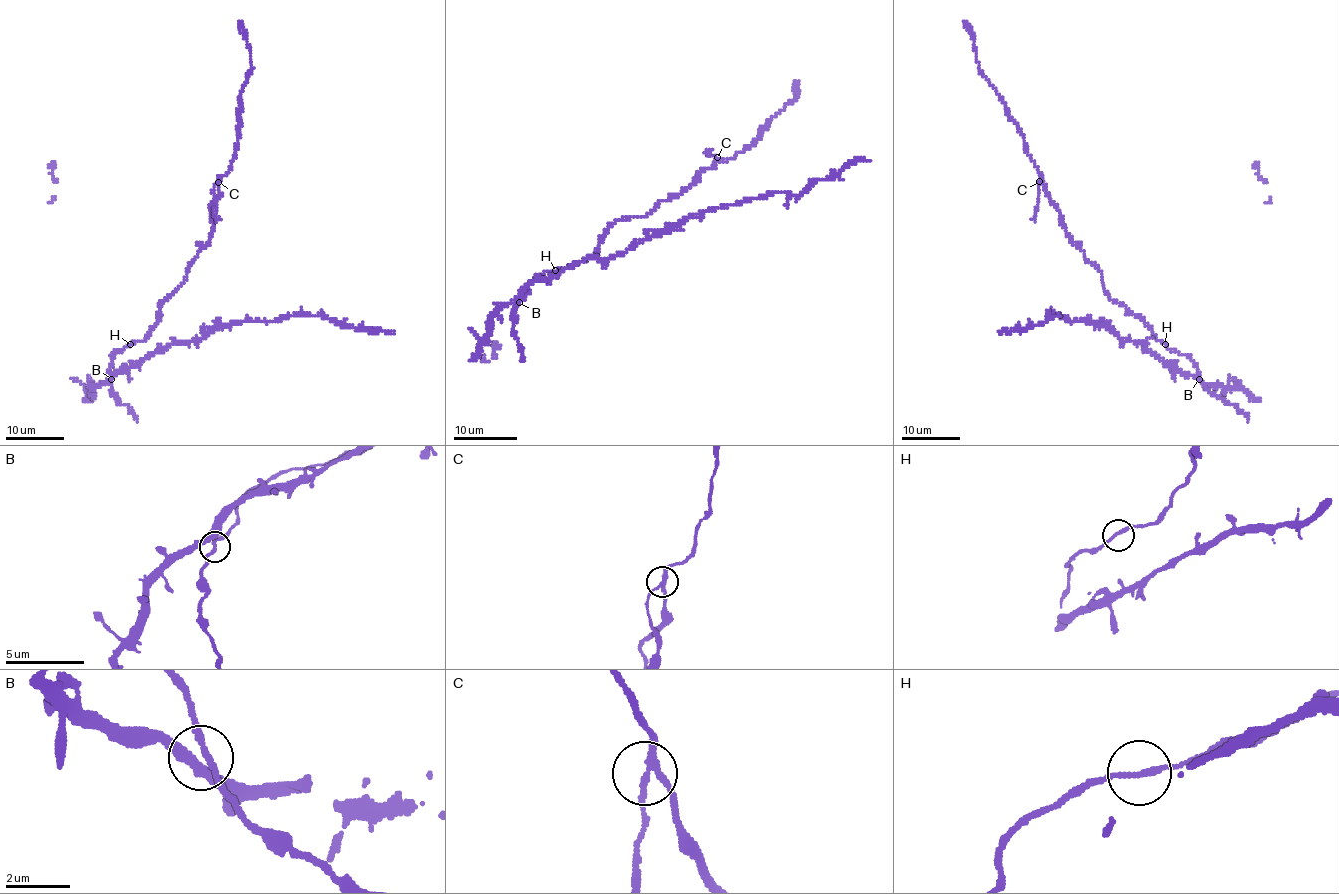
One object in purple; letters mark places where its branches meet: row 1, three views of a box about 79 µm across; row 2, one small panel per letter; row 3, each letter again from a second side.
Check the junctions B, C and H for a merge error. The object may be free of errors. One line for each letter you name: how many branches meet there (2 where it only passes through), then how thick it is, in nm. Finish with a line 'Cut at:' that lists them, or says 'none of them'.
C: Branches: 3. Thickness 170 nm
Cut at: C

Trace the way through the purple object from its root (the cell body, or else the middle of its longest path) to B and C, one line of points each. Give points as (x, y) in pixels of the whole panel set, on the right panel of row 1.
B: (1165, 342), (1170, 350), (1176, 350), (1191, 360), (1199, 379)
C: (1165, 342), (1155, 338), (1139, 317), (1108, 296), (1101, 273), (1072, 241), (1056, 205), (1040, 182)

